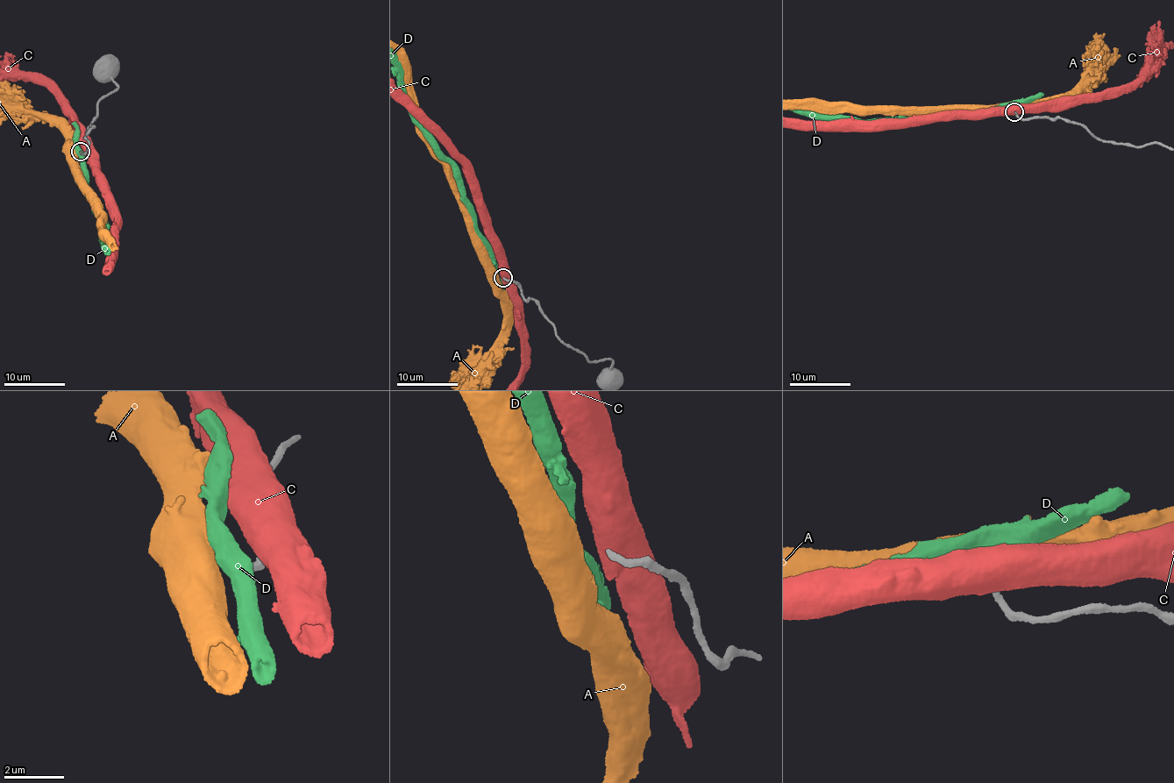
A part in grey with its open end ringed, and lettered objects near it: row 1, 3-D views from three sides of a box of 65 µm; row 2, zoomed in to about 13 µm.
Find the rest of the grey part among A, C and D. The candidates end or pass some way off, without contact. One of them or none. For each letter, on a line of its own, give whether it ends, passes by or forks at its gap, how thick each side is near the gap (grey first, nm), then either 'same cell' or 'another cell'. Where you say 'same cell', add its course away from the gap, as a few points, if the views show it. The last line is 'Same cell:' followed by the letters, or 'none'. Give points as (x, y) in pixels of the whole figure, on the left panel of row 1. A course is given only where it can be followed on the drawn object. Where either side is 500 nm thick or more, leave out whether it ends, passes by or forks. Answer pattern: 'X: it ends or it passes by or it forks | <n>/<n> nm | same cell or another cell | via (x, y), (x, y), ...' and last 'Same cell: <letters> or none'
A: 190/800 nm | another cell
C: 190/800 nm | another cell
D: 190/550 nm | another cell
Same cell: none

